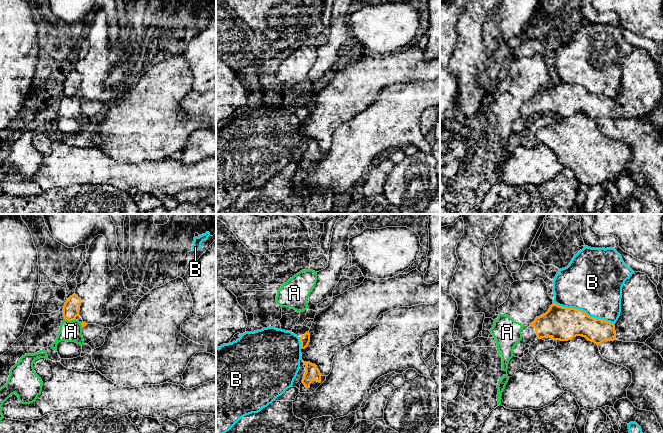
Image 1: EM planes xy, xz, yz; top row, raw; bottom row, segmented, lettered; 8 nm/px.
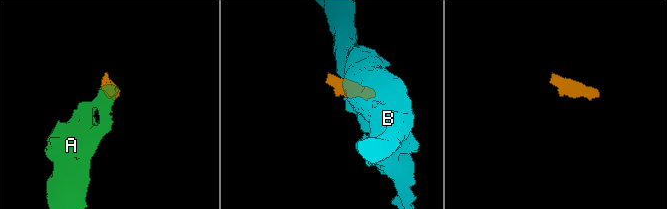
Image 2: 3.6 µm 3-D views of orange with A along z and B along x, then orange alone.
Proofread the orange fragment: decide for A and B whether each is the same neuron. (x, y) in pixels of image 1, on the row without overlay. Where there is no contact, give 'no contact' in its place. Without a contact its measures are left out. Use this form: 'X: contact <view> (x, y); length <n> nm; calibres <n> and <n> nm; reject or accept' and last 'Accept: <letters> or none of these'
A: contact xy (70, 96); length 100 nm; calibres 130 and 170 nm; reject
B: contact yz (584, 88); length 500 nm; calibres 280 and 480 nm; reject
Accept: none of these

